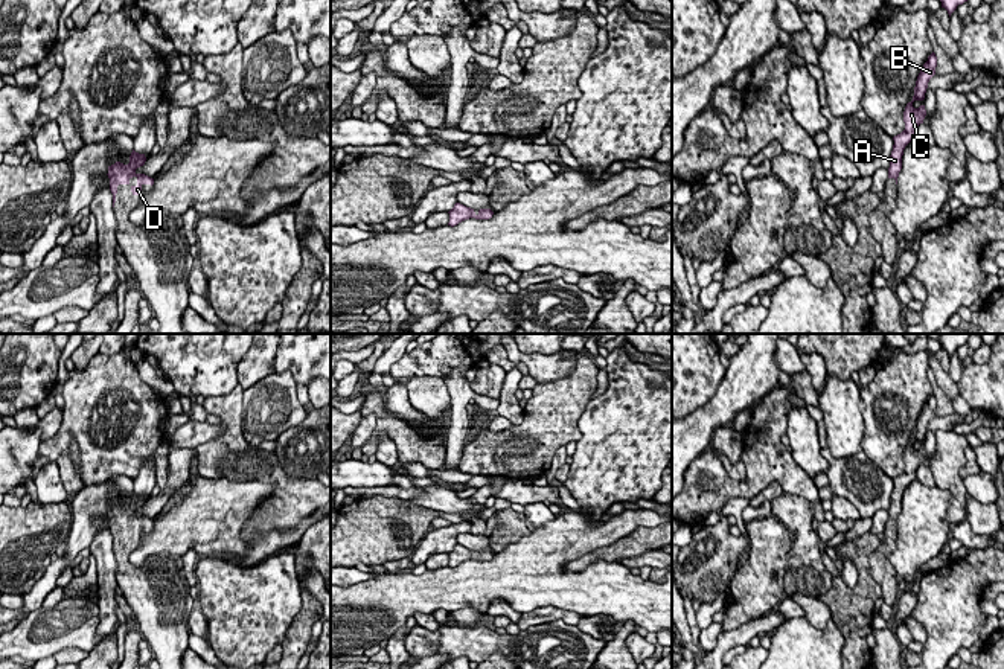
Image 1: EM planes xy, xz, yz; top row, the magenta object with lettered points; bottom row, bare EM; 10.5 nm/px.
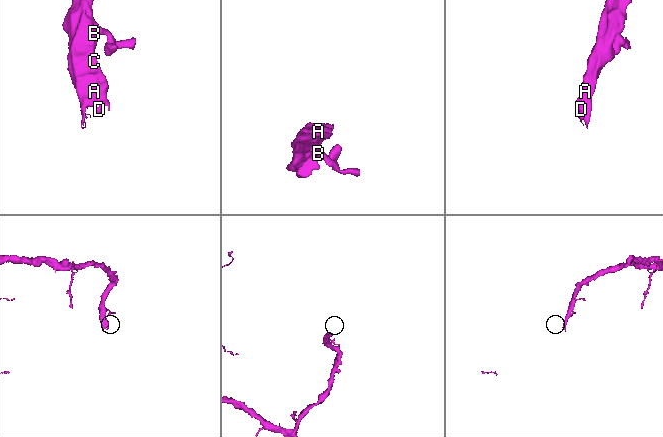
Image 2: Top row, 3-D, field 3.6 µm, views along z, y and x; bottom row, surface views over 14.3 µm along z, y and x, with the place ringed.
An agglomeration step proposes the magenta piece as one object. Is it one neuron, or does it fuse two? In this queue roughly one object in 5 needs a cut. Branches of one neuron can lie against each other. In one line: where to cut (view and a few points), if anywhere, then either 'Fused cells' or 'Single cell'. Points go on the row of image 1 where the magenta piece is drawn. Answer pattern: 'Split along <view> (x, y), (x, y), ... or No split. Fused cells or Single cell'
No split. Single cell

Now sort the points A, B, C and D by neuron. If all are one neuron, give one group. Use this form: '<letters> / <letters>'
A B C D

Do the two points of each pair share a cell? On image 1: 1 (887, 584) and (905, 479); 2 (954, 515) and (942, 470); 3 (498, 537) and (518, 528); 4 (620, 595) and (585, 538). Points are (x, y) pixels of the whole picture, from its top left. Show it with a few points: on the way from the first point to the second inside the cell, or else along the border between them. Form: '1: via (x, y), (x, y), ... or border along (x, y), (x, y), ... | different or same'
1: via (882, 558), (882, 552), (890, 541), (896, 505) | same
2: via (956, 505), (956, 485), (951, 480) | same
3: via (503, 534), (514, 528) | same
4: via (594, 592), (575, 592), (556, 573), (559, 561) | same

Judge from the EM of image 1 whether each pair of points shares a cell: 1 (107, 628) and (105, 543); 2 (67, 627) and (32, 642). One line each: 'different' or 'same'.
1: same
2: same

